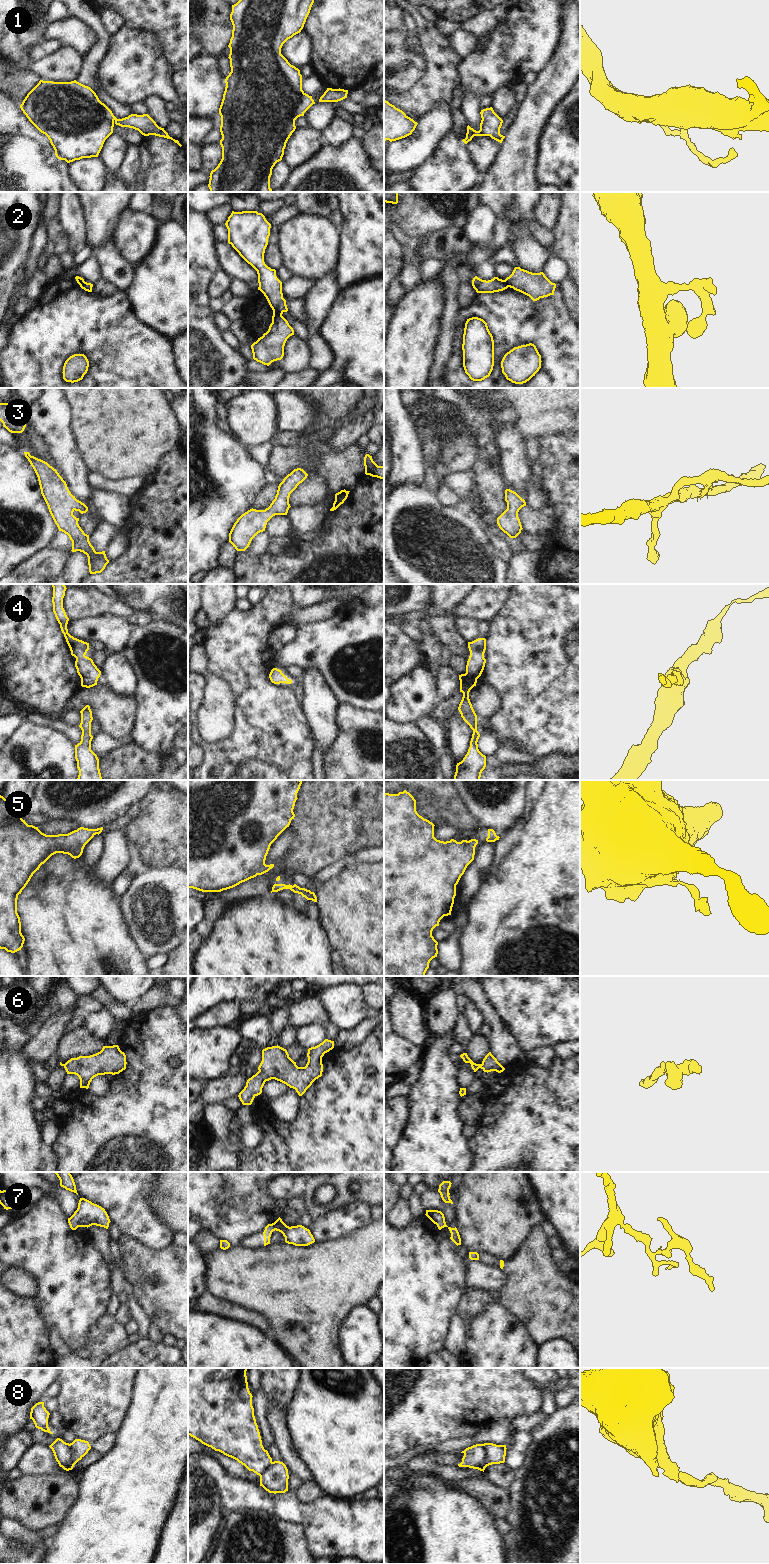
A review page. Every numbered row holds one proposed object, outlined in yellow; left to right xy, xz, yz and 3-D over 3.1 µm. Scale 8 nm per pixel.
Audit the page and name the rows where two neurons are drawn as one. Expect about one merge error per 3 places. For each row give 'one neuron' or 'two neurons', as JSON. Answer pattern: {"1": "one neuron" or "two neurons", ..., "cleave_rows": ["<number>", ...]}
{"1": "one neuron", "2": "two neurons", "3": "one neuron", "4": "one neuron", "5": "one neuron", "6": "one neuron", "7": "one neuron", "8": "two neurons", "cleave_rows": ["2", "8"]}

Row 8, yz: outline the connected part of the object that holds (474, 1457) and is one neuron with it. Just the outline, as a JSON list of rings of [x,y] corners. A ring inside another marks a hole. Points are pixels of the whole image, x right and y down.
[[[483,1444],[468,1447],[461,1453],[463,1453],[464,1456],[462,1462],[458,1464],[459,1467],[469,1467],[484,1472],[486,1468],[486,1451]]]

